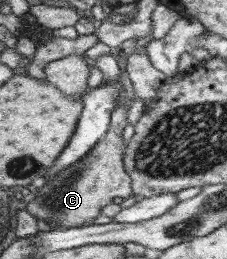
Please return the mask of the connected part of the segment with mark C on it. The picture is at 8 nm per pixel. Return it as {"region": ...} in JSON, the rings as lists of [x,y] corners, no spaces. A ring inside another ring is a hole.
{"region":[[[119,103],[111,113],[110,125],[105,136],[81,160],[71,163],[53,180],[43,186],[33,186],[33,194],[27,199],[26,210],[40,223],[52,224],[57,228],[91,225],[101,216],[101,209],[113,198],[134,196],[131,177],[124,169],[123,130],[127,126],[129,103]]]}

